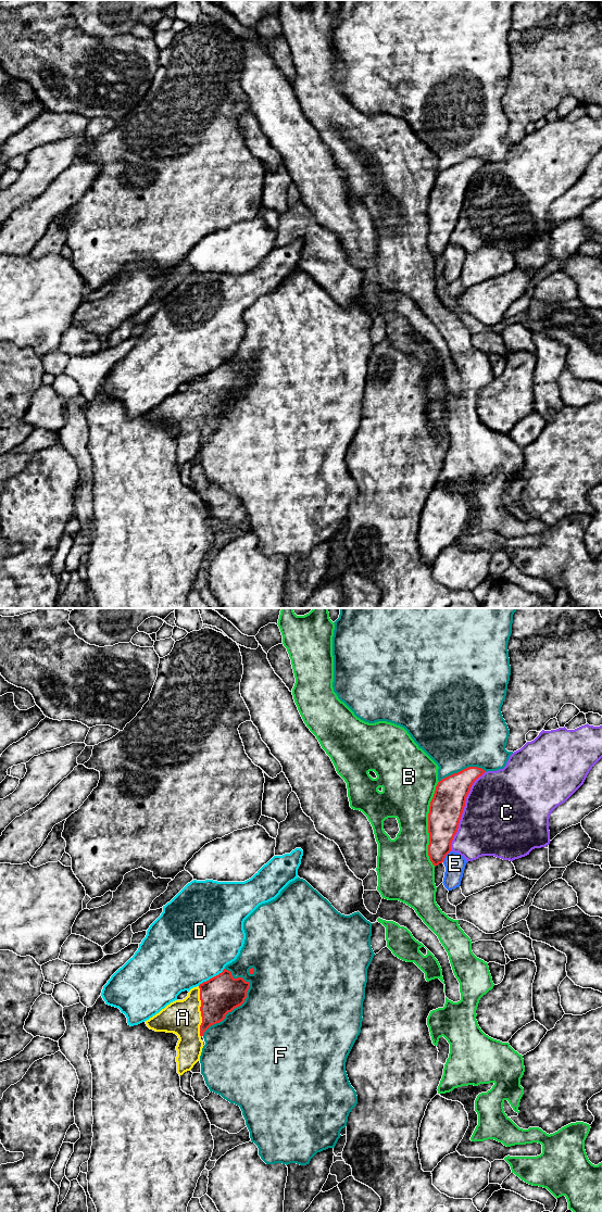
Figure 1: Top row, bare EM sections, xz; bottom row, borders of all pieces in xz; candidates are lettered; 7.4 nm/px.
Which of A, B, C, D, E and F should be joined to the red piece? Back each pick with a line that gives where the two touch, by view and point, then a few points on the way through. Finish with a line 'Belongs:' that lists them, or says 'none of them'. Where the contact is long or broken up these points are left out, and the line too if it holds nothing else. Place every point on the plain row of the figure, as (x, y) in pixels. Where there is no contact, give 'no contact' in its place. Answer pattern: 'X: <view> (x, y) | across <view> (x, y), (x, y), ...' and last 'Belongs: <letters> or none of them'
A: xz (200, 402) | across xz (220, 387), (200, 402), (190, 409), (183, 409)
Belongs: A

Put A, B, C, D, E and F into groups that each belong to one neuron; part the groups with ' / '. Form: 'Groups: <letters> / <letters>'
Groups: A / B / C / D / E / F

